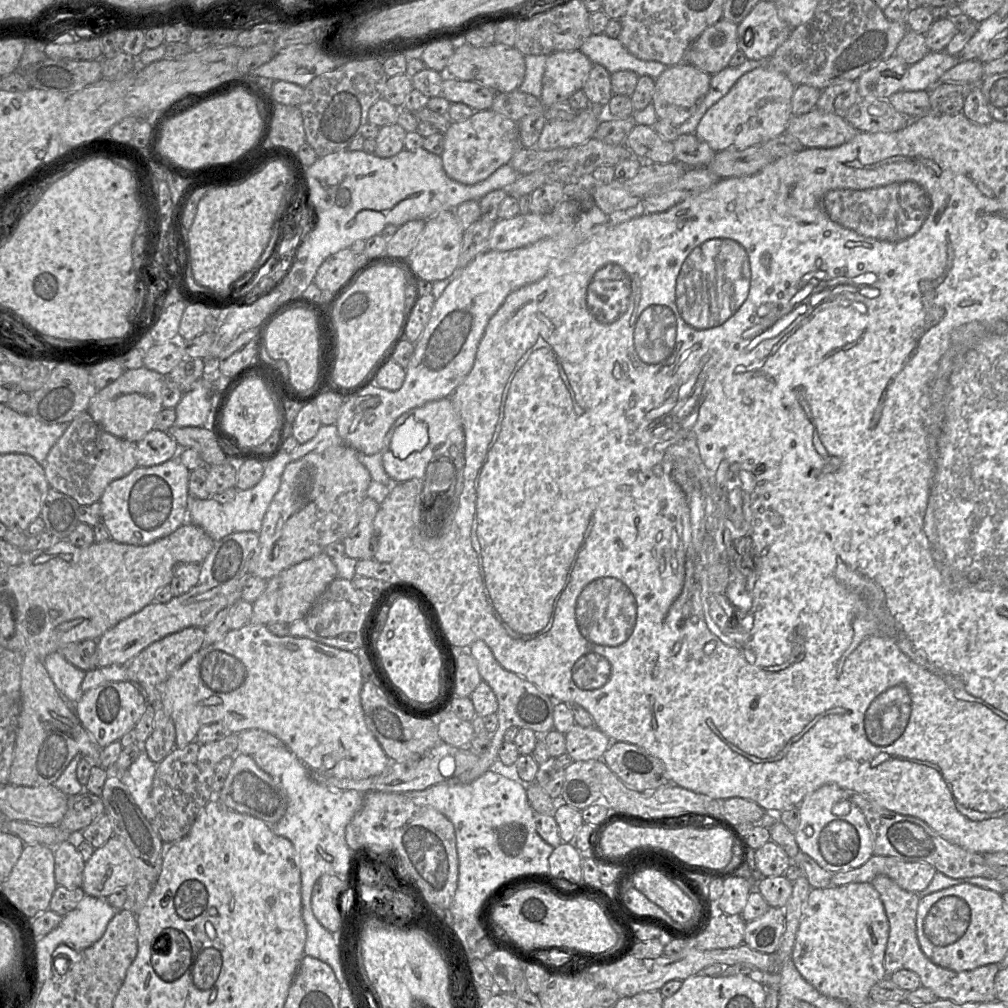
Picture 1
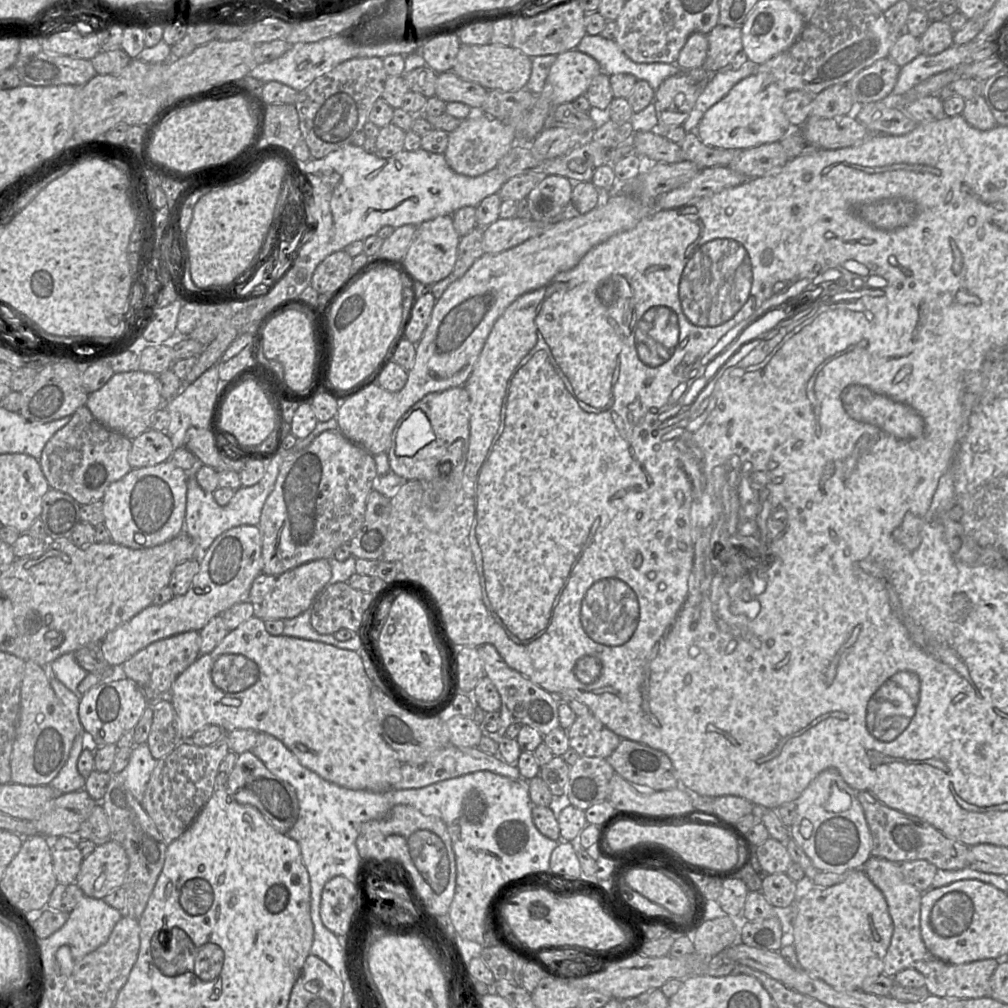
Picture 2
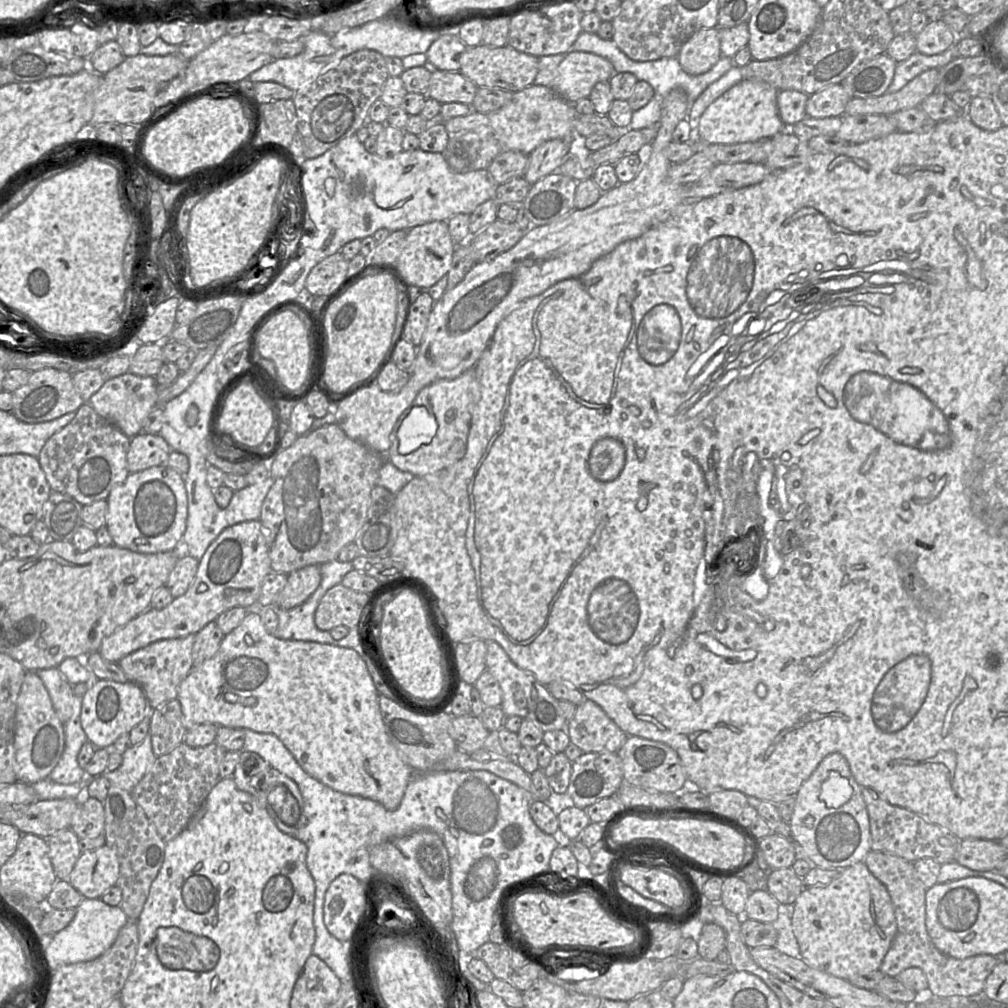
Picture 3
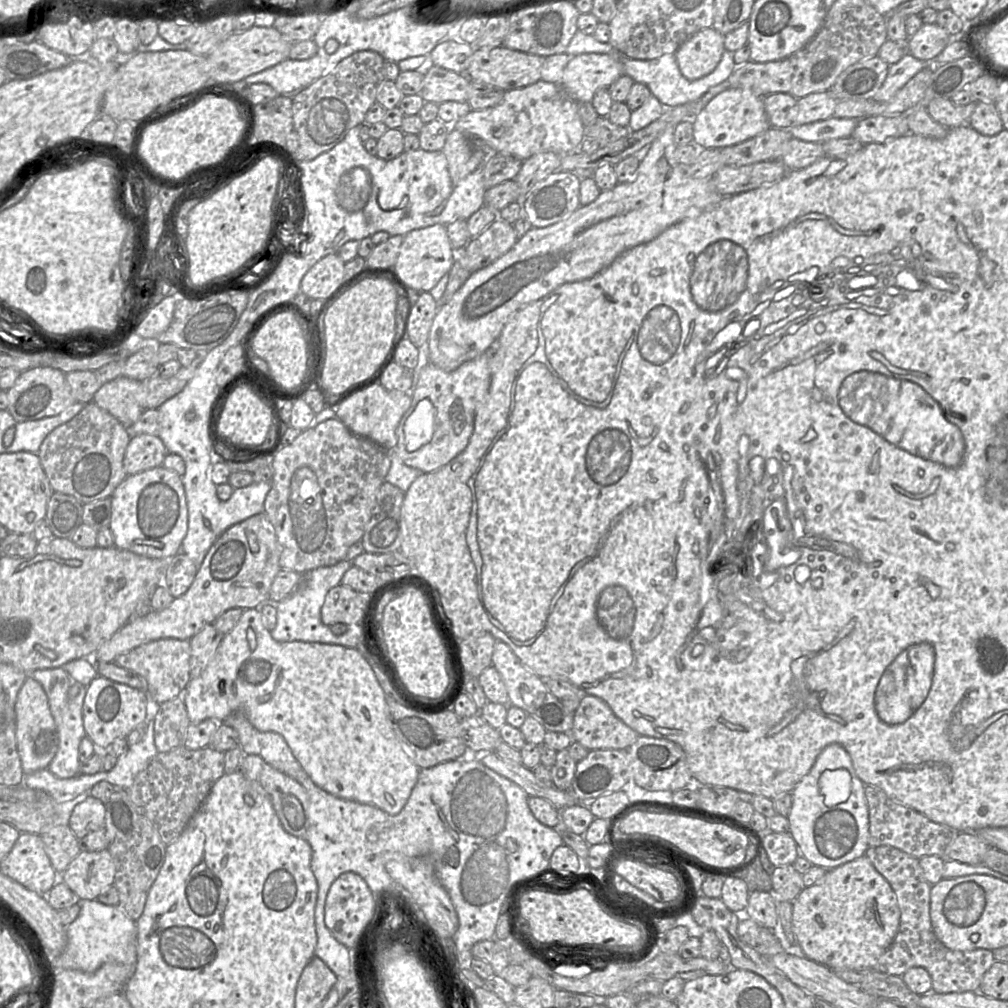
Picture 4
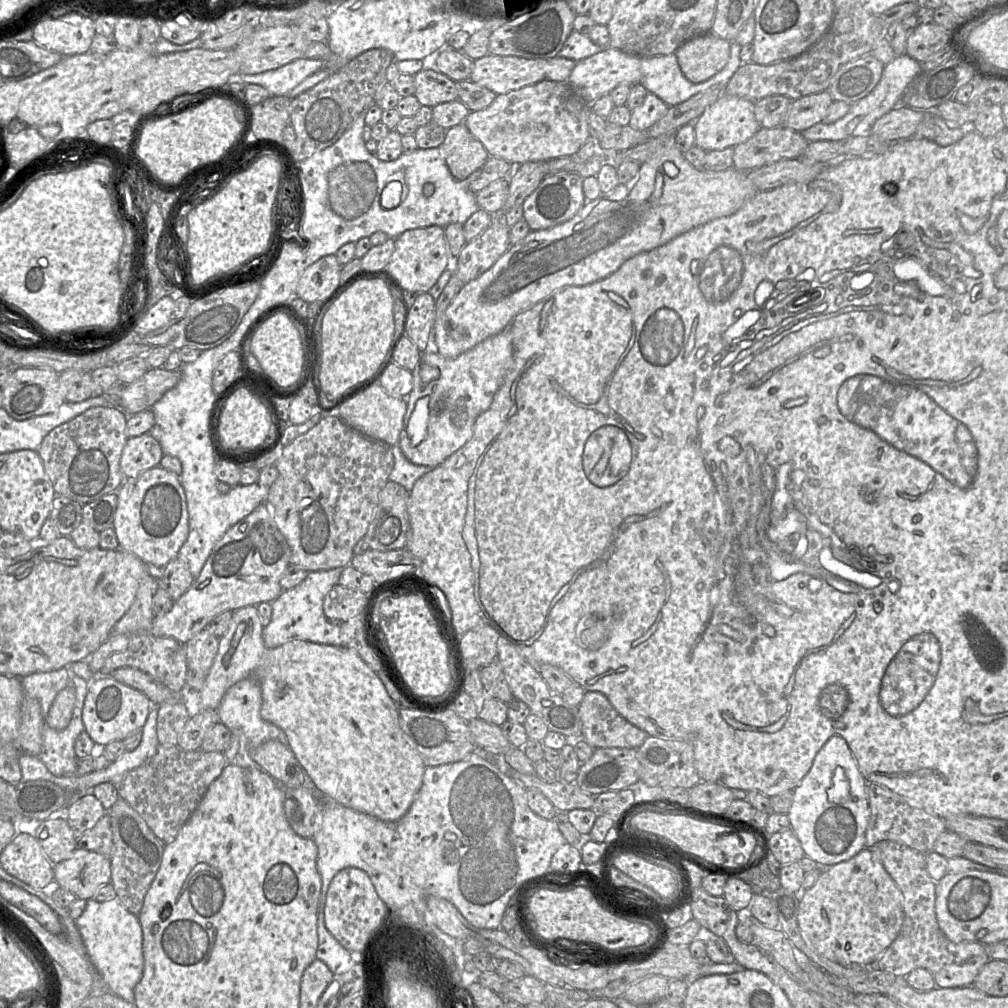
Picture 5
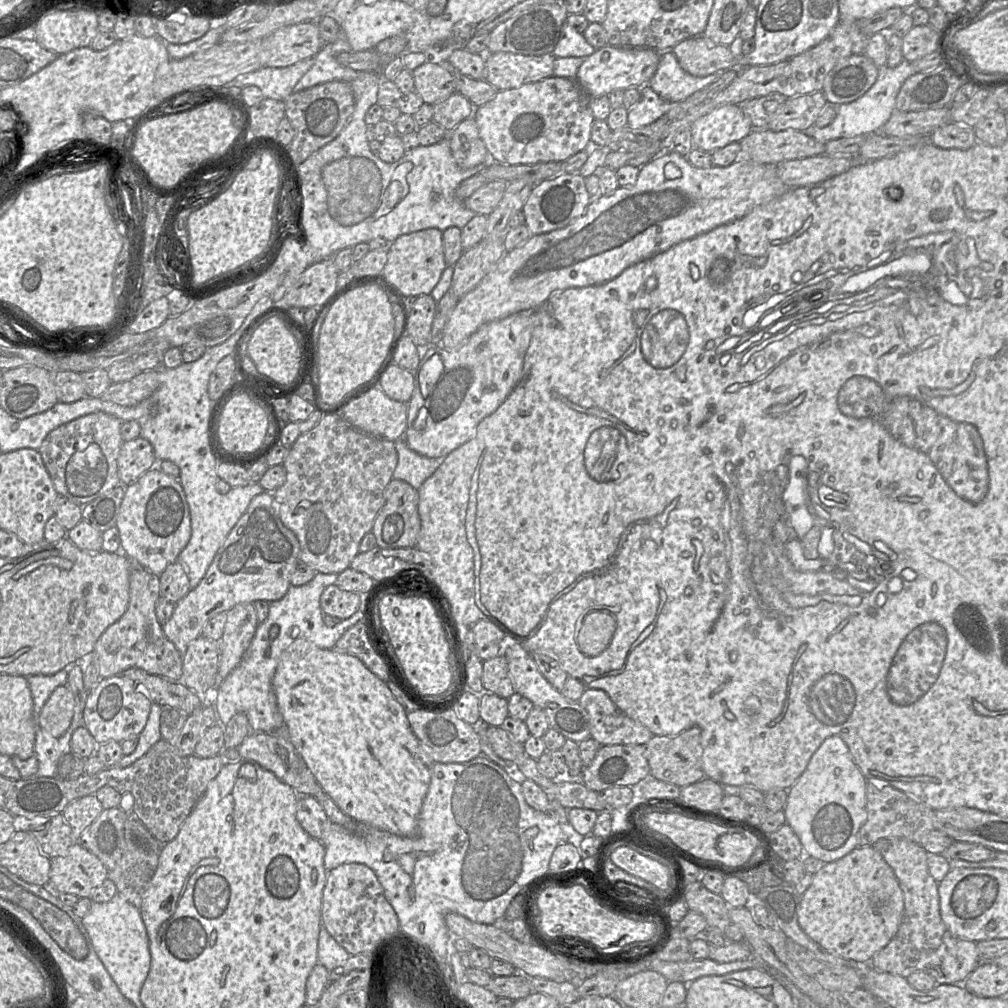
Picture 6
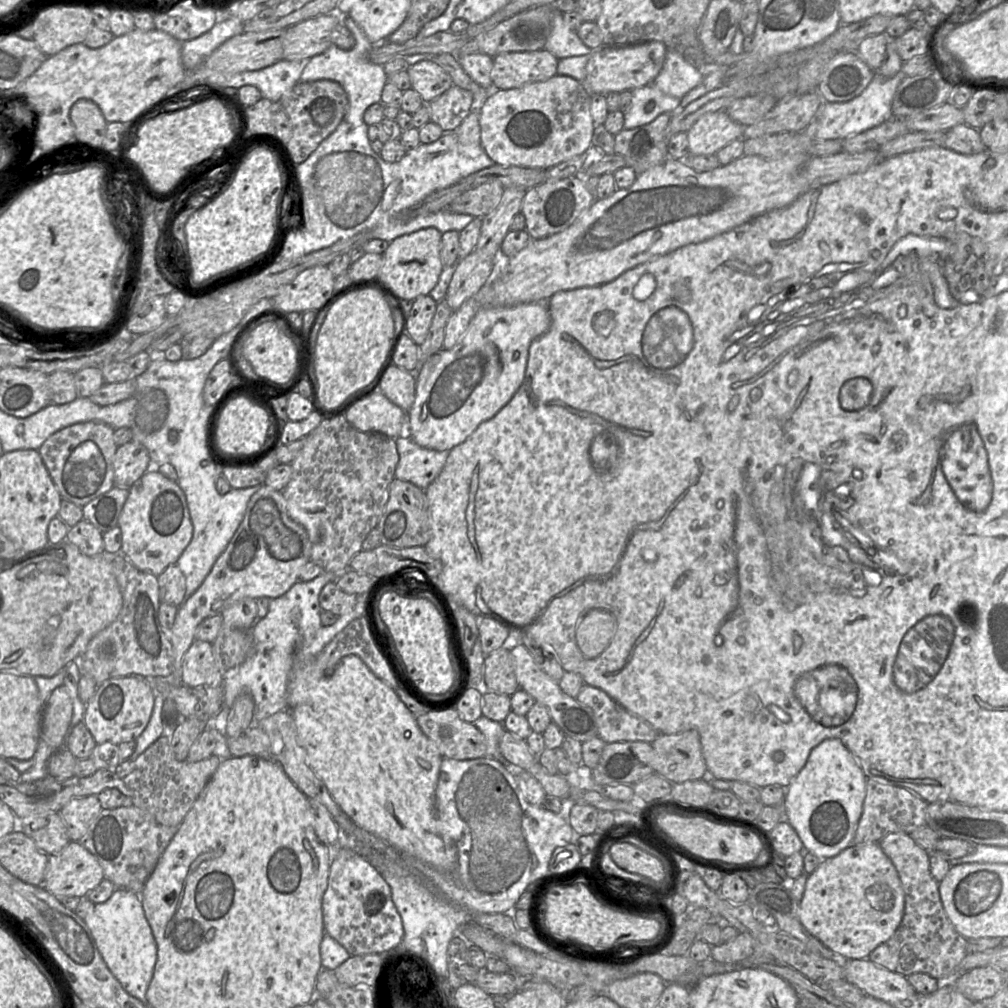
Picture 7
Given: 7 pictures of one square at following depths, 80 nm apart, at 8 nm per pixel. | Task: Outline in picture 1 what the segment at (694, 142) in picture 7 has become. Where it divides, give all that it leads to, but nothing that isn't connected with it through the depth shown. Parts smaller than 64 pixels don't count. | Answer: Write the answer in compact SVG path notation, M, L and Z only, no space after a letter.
M764 64L743 74L728 93L706 111L694 134L715 152L762 145L786 132L794 116L794 90L795 85L782 72Z

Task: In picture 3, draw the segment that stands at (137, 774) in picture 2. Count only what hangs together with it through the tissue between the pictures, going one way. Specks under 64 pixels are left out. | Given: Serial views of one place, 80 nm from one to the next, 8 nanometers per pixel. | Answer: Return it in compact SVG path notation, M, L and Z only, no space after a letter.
M151 735L138 745L131 746L122 754L122 763L112 772L105 770L101 775L106 777L111 785L120 787L131 794L136 785L149 772L156 761L152 750Z

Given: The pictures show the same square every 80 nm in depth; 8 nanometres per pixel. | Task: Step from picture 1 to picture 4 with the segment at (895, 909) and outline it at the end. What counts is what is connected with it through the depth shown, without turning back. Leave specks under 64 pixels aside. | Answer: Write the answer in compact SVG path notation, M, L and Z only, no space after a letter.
M888 845L868 847L864 855L890 884L900 909L898 932L880 957L875 969L881 973L901 977L912 967L923 967L931 977L931 992L977 992L984 974L995 962L993 952L982 948L972 951L951 950L938 940L929 913L932 885L925 879L919 859Z

